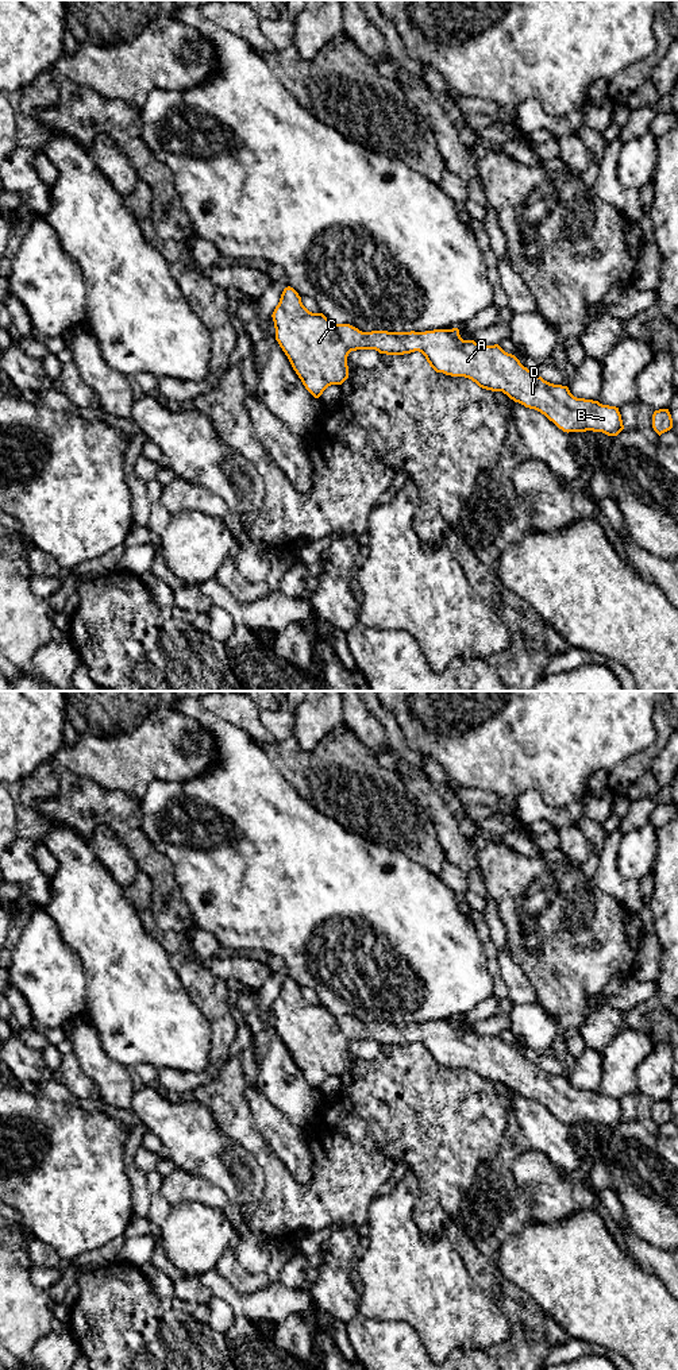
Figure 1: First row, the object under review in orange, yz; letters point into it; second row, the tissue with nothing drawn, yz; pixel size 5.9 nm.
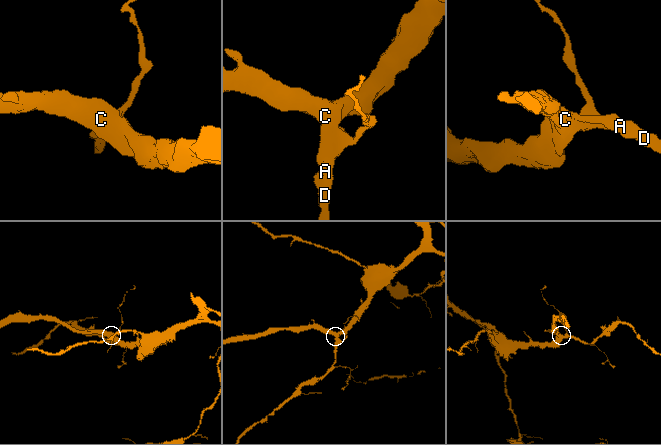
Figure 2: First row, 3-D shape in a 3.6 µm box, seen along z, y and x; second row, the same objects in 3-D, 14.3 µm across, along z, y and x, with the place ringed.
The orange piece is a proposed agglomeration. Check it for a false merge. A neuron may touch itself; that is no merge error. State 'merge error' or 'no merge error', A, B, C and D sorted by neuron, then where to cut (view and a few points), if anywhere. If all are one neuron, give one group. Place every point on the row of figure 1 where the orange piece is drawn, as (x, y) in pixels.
no merge error; A B C D; no cut

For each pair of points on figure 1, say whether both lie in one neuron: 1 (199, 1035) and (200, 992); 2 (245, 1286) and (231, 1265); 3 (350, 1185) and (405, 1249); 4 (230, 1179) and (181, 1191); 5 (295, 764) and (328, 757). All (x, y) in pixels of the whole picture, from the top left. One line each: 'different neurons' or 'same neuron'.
1: different neurons
2: same neuron
3: different neurons
4: different neurons
5: same neuron

